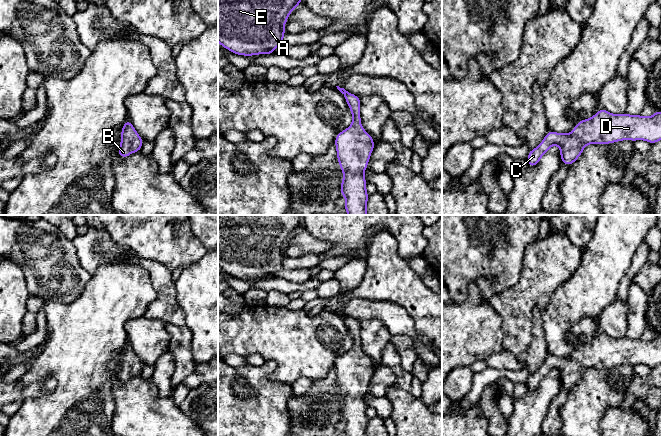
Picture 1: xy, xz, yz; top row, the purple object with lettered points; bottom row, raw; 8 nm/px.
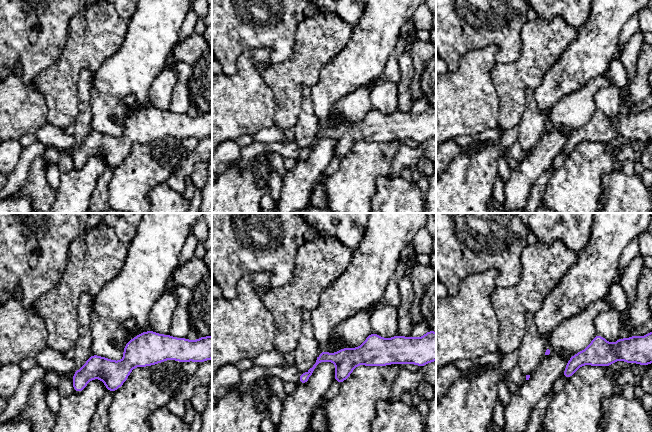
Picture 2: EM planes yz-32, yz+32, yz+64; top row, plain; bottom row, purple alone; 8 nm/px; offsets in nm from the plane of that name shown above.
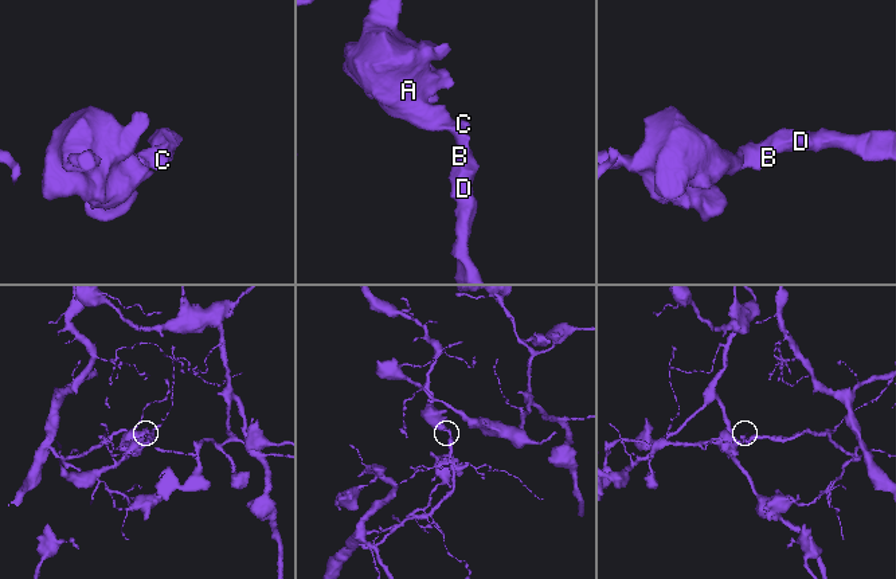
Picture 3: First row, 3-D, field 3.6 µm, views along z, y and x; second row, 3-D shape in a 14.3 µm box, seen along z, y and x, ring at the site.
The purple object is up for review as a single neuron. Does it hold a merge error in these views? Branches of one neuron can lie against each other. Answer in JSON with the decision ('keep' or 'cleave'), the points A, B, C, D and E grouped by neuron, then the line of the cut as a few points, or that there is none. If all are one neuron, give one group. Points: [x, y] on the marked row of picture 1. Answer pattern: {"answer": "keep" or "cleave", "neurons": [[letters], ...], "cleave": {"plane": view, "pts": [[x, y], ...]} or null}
{"answer": "keep", "neurons": [["A", "B", "C", "D", "E"]], "cleave": null}

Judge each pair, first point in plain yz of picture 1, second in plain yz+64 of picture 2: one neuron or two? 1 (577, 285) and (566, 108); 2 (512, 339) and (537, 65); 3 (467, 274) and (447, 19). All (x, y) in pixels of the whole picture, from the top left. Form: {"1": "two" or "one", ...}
{"1": "two", "2": "one", "3": "one"}

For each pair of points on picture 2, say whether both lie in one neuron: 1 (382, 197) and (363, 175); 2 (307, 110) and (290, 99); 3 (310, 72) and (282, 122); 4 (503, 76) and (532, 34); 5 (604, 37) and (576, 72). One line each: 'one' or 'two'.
1: two
2: two
3: one
4: one
5: one

